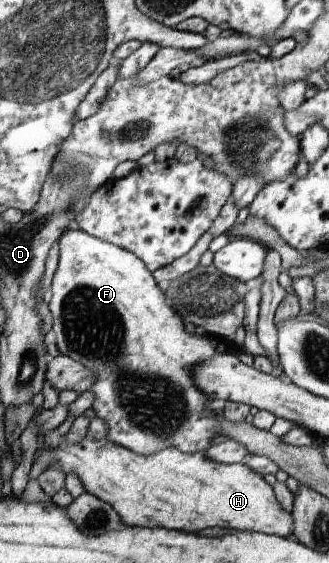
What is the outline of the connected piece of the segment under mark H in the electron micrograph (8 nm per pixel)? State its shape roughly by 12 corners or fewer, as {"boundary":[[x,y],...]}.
{"boundary":[[65,440],[35,454],[124,525],[293,537],[246,462]]}

